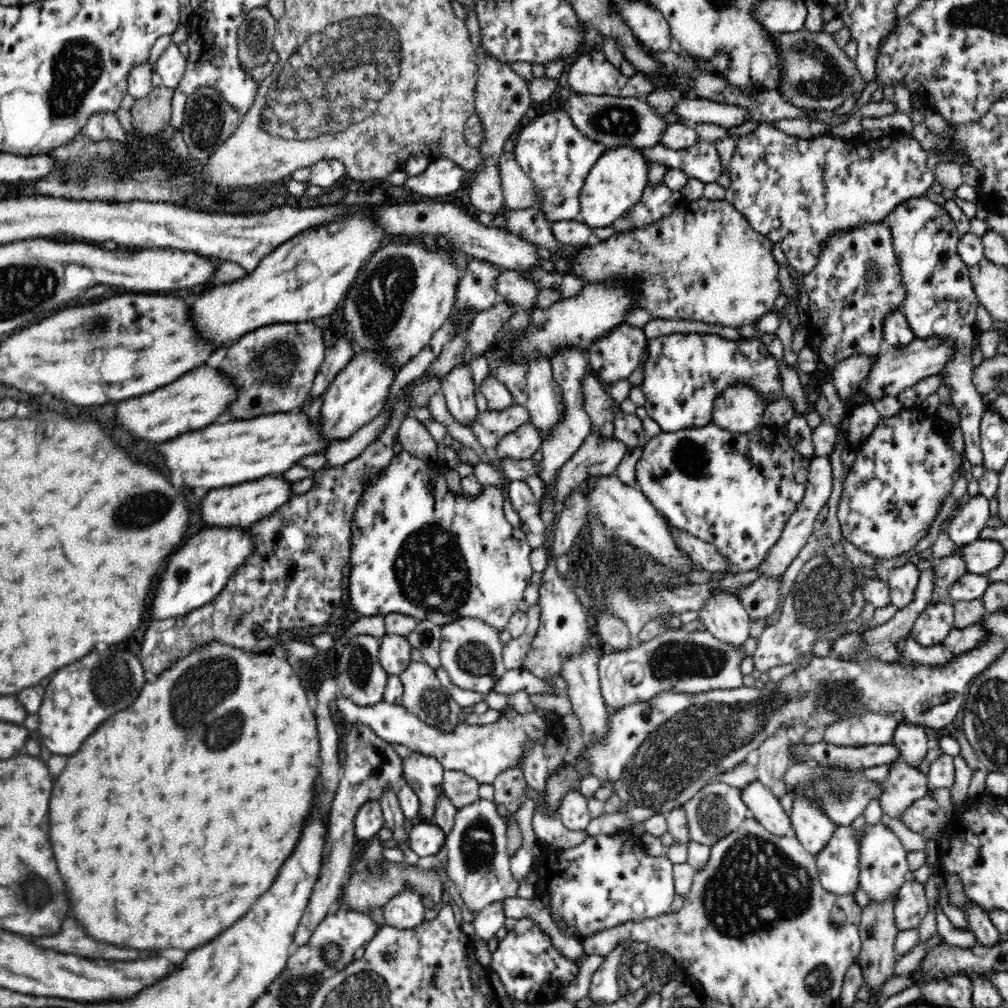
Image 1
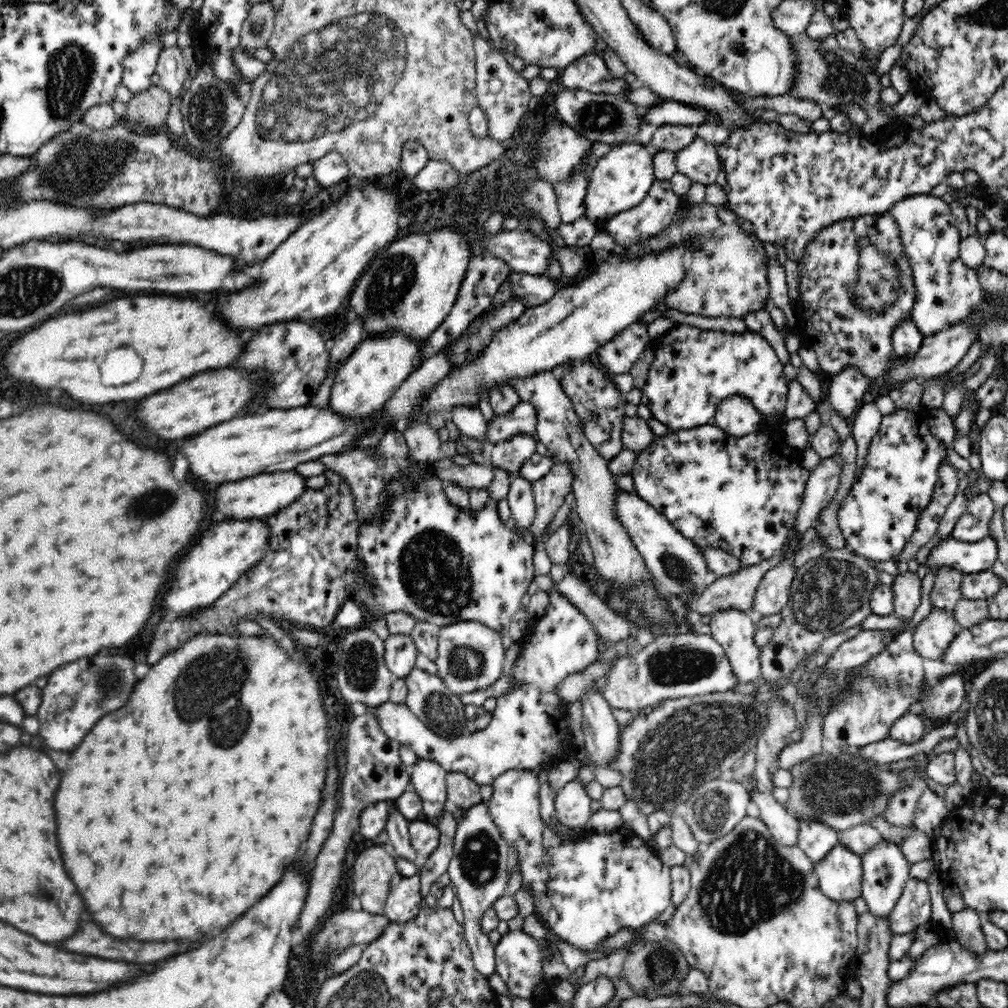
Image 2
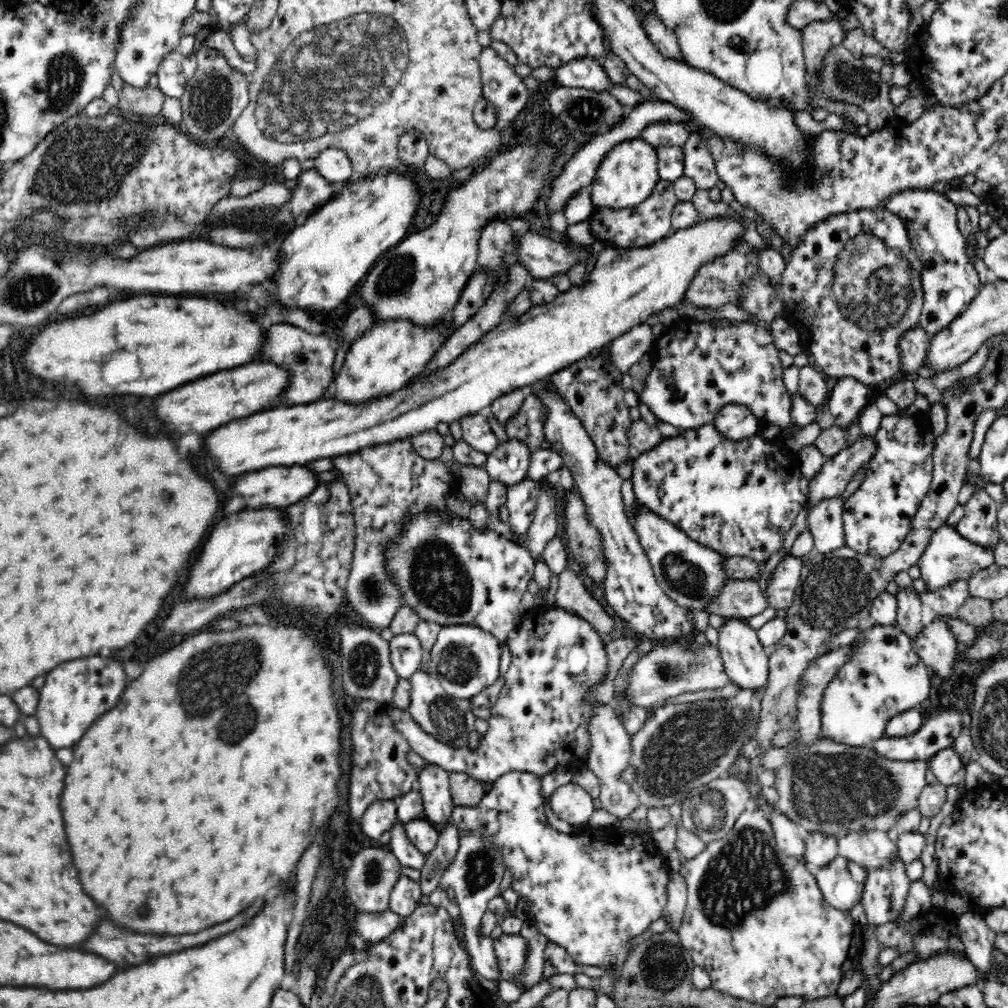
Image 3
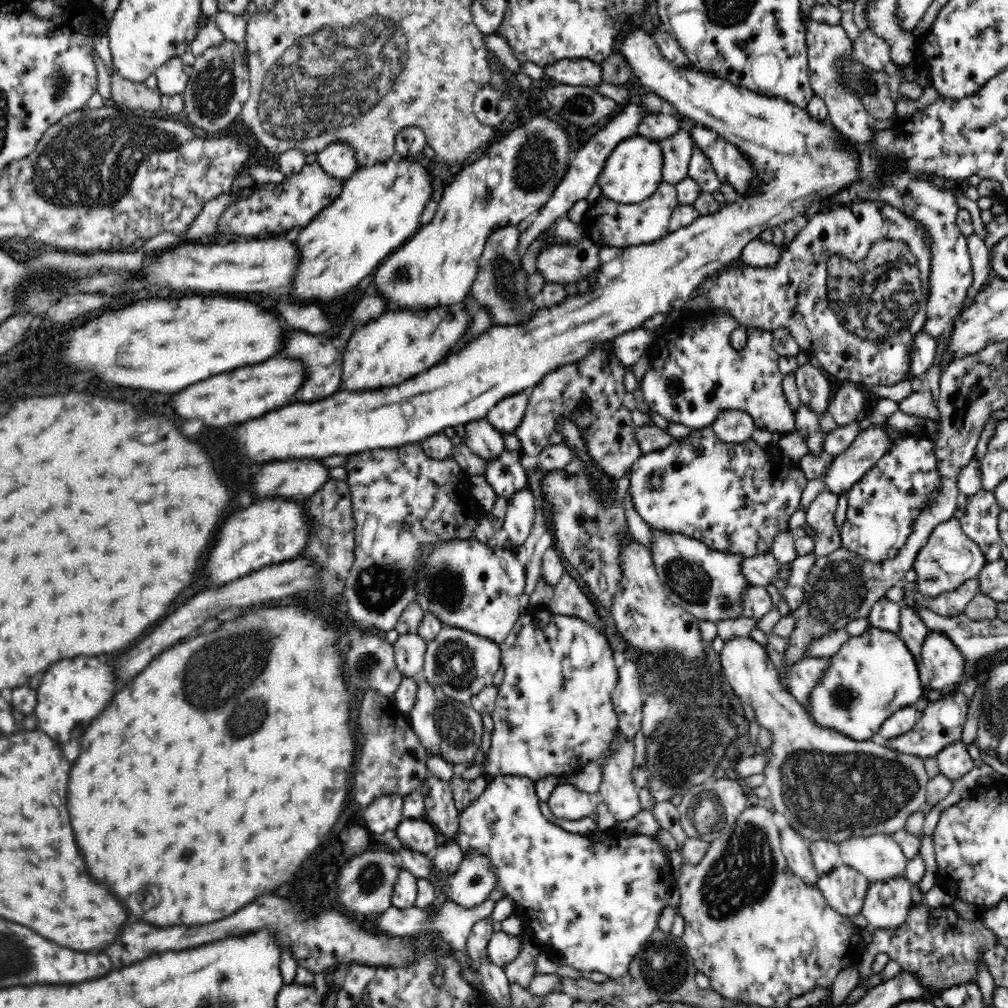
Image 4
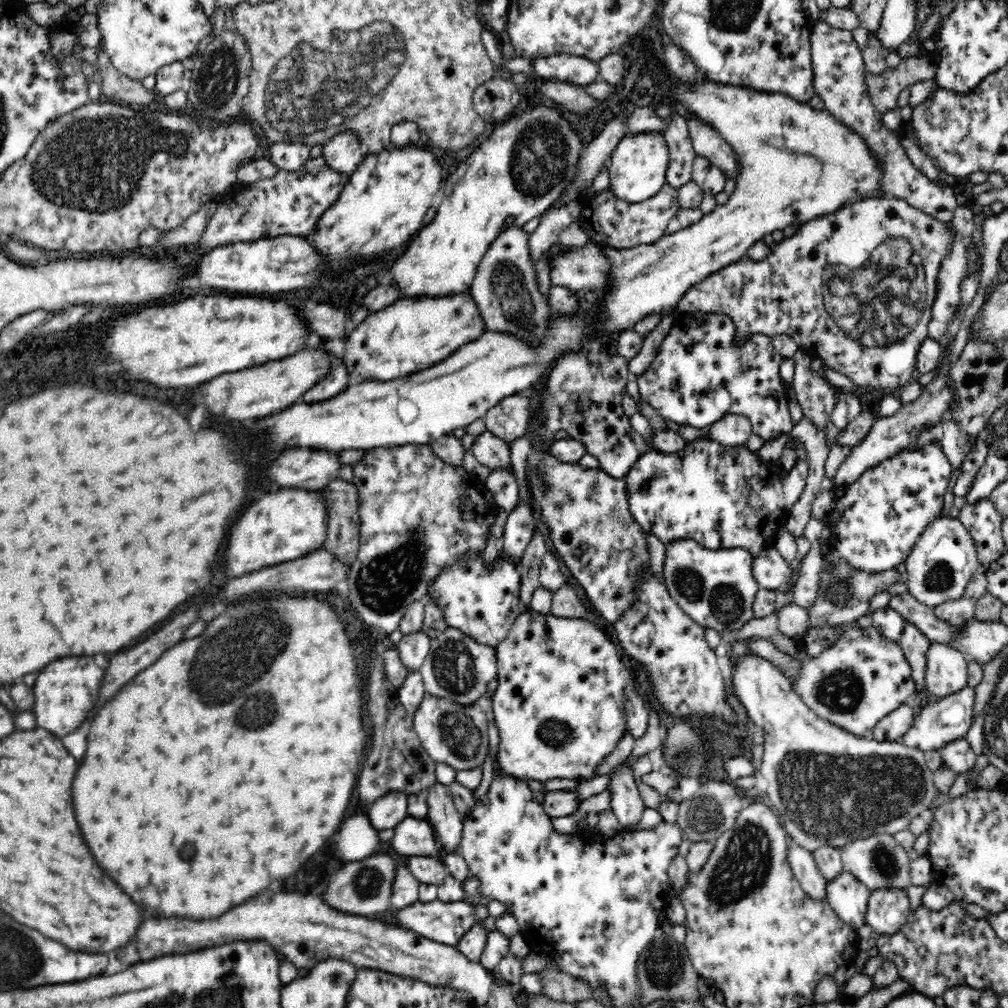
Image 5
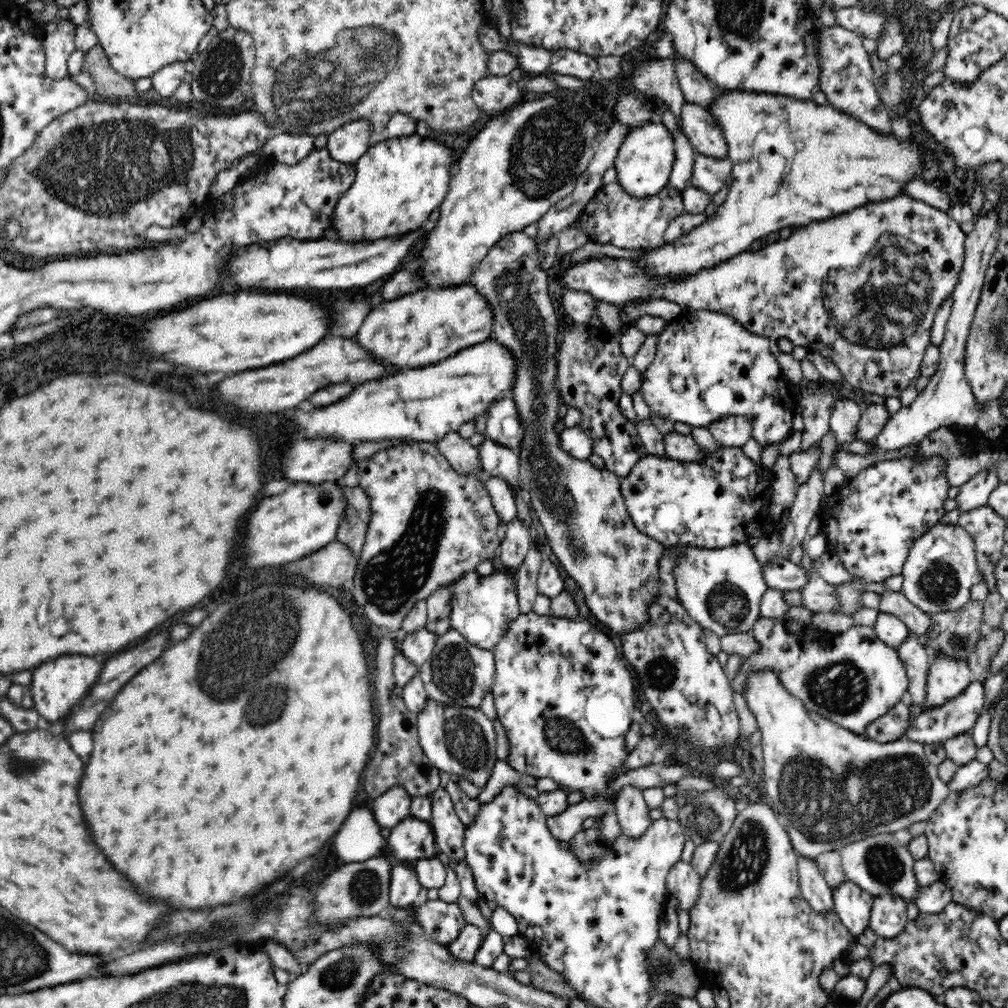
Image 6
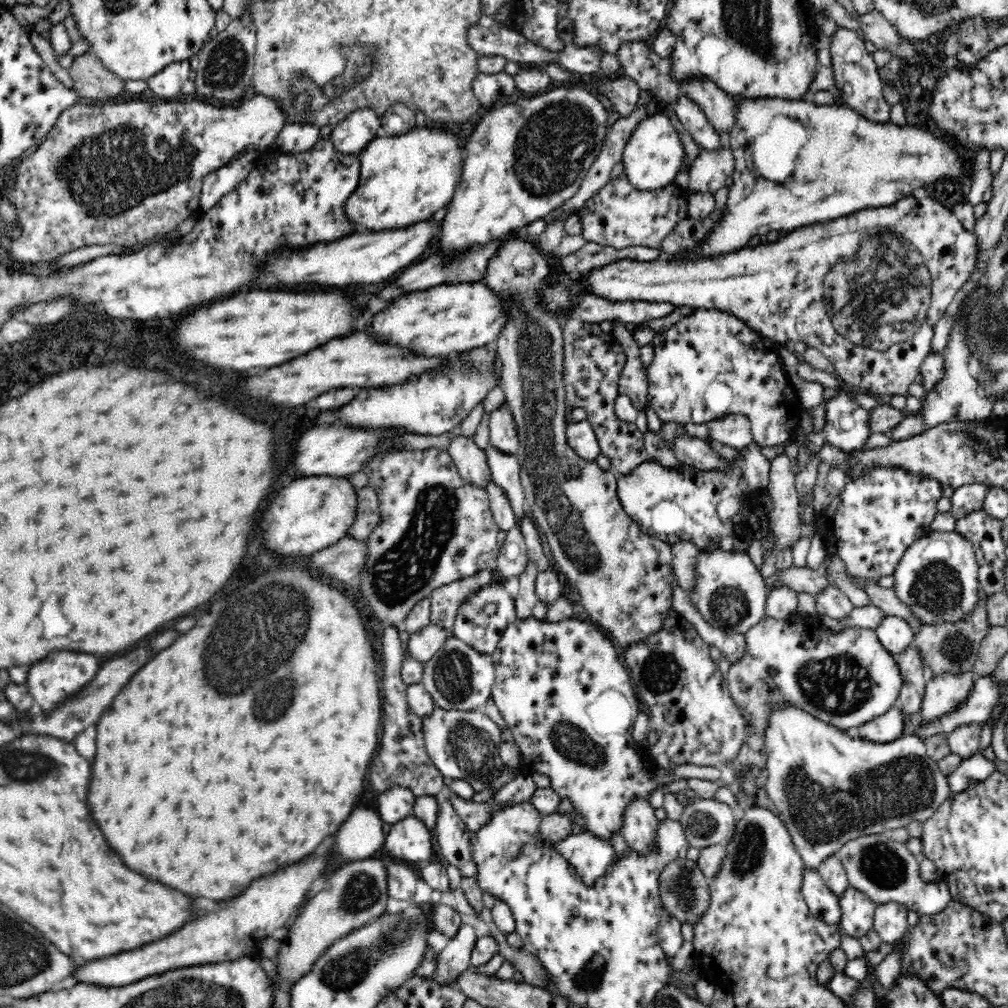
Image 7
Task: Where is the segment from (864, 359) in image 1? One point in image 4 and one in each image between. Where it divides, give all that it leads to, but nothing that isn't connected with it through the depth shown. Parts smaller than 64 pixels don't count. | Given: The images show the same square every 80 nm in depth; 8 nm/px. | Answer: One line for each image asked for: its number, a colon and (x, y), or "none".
2: (844, 390)
3: (848, 397)
4: (847, 405)

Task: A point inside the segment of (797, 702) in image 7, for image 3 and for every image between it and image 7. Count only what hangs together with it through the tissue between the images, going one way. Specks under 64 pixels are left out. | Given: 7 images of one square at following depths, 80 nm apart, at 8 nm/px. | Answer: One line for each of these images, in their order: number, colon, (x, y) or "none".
3: (885, 676)
4: (874, 674)
5: (864, 676)
6: (852, 678)

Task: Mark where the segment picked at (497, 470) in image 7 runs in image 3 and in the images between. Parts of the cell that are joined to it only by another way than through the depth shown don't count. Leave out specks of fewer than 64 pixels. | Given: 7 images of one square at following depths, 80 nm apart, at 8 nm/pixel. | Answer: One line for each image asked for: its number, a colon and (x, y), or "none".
3: (476, 432)
4: (481, 437)
5: (489, 449)
6: (497, 460)

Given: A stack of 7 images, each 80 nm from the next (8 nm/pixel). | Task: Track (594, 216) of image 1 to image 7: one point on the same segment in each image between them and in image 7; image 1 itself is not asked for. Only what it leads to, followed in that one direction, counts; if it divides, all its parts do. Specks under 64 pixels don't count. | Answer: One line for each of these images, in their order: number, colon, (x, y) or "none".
2: (619, 181)
3: (626, 177)
4: (633, 170)
5: (637, 171)
6: (645, 159)
7: (652, 156)

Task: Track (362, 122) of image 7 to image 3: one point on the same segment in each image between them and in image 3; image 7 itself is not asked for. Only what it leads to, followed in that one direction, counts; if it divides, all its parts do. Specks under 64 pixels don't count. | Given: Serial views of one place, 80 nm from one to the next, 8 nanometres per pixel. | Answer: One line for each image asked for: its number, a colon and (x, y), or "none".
3: (334, 165)
4: (338, 161)
5: (343, 153)
6: (347, 144)

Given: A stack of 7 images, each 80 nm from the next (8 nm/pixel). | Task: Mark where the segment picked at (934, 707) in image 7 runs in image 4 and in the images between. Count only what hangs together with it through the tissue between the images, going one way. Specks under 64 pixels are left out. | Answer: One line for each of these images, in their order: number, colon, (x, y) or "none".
4: (942, 665)
5: (946, 668)
6: (947, 677)

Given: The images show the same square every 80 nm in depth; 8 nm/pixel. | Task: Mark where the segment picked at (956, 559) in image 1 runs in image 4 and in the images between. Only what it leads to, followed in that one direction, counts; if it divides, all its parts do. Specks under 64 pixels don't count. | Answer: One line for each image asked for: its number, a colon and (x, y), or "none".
2: (945, 592)
3: (947, 599)
4: (951, 603)

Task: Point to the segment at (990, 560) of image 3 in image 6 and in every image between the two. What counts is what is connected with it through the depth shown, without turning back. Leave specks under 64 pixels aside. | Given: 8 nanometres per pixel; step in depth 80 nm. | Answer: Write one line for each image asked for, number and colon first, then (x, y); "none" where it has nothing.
4: (950, 558)
5: (940, 565)
6: (941, 568)

